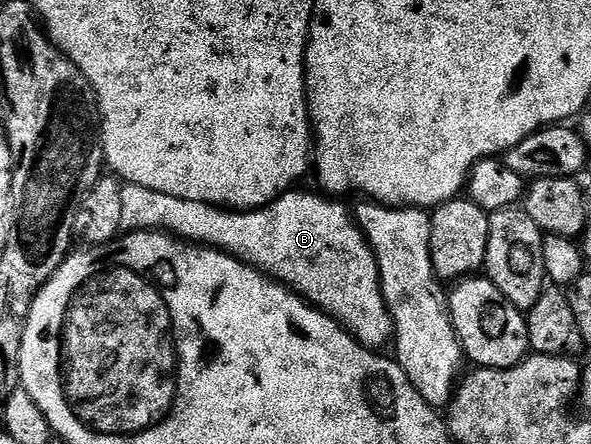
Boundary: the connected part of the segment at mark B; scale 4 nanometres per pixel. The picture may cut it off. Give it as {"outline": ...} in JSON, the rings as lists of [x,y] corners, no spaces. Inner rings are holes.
{"outline":[[[126,183],[120,193],[122,231],[164,231],[190,245],[212,247],[225,251],[237,259],[255,267],[271,279],[285,284],[301,295],[307,303],[331,315],[340,326],[346,328],[356,341],[365,347],[382,349],[394,338],[394,322],[380,283],[378,258],[366,240],[366,234],[358,226],[355,216],[345,207],[345,202],[335,201],[325,194],[305,195],[302,189],[285,191],[276,201],[259,211],[227,211],[213,207],[204,201],[184,201],[184,197],[171,197],[169,193],[156,193],[135,183]]]}

